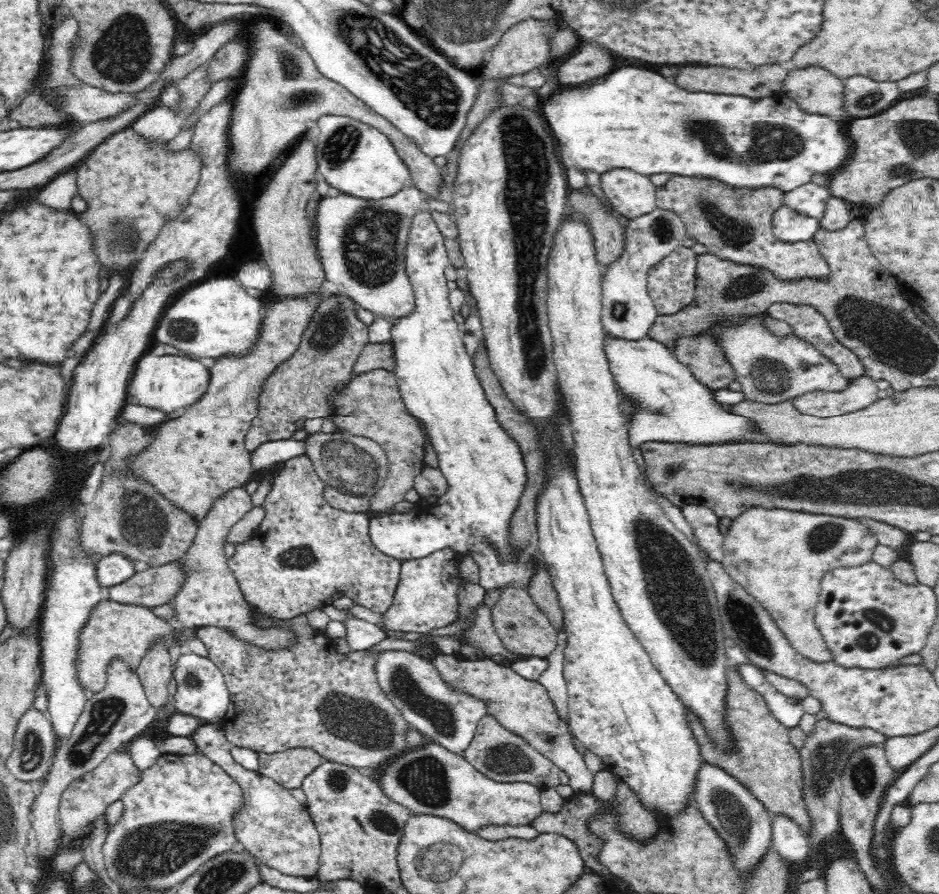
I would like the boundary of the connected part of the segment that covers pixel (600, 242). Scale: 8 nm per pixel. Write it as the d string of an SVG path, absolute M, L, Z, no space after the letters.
M589 187L570 190L567 204L575 212L581 212L587 218L594 237L596 260L606 268L623 251L623 226L612 213L606 211L603 203L590 191Z

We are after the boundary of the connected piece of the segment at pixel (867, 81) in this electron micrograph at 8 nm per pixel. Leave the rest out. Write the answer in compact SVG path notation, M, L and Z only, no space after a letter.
M864 75L844 79L844 109L854 118L878 115L894 105L900 94L894 81L876 82Z

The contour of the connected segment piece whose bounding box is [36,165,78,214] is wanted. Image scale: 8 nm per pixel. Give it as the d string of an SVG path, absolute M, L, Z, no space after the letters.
M74 165L66 172L58 174L54 180L40 187L36 194L38 202L54 210L63 210L68 214L73 212L70 201L75 194L78 194L76 177L77 169Z

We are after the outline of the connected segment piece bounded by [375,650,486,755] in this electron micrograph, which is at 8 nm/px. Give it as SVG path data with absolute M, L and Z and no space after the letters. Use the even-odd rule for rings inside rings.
M385 650L377 654L375 671L381 691L388 700L395 705L408 724L422 735L427 734L434 742L446 747L452 753L463 754L464 749L470 744L475 735L478 721L485 715L486 705L483 700L469 696L457 688L446 684L440 673L433 667L428 658L422 658L416 652L410 653L402 650Z

